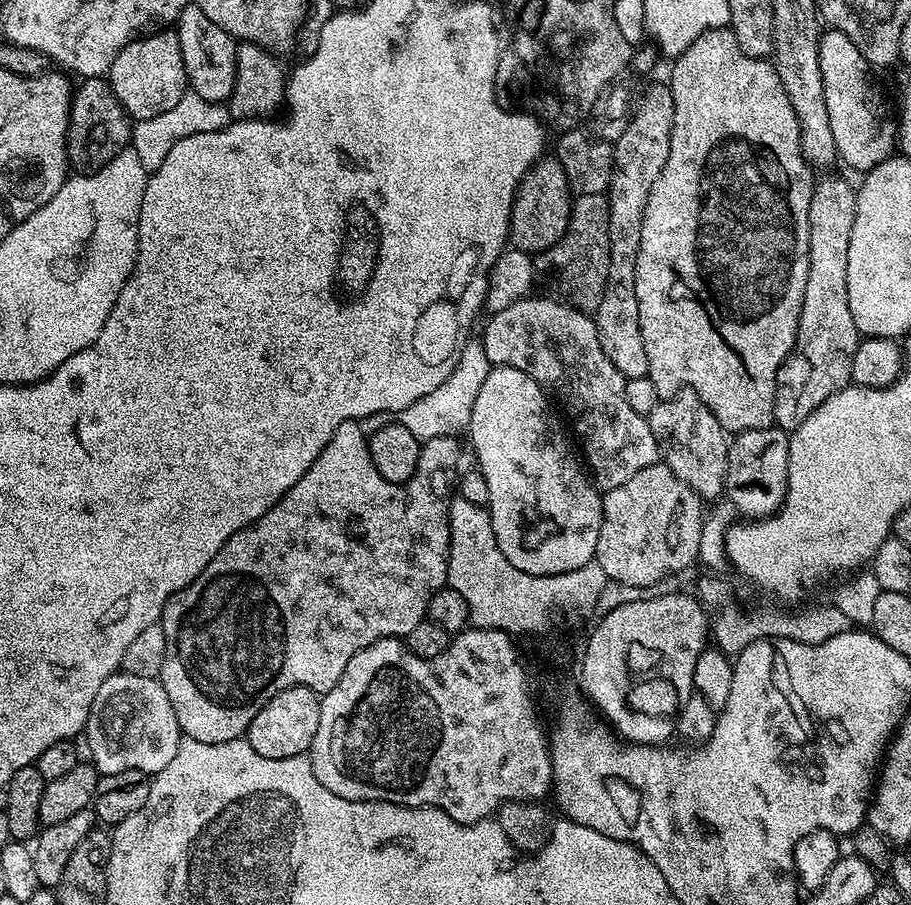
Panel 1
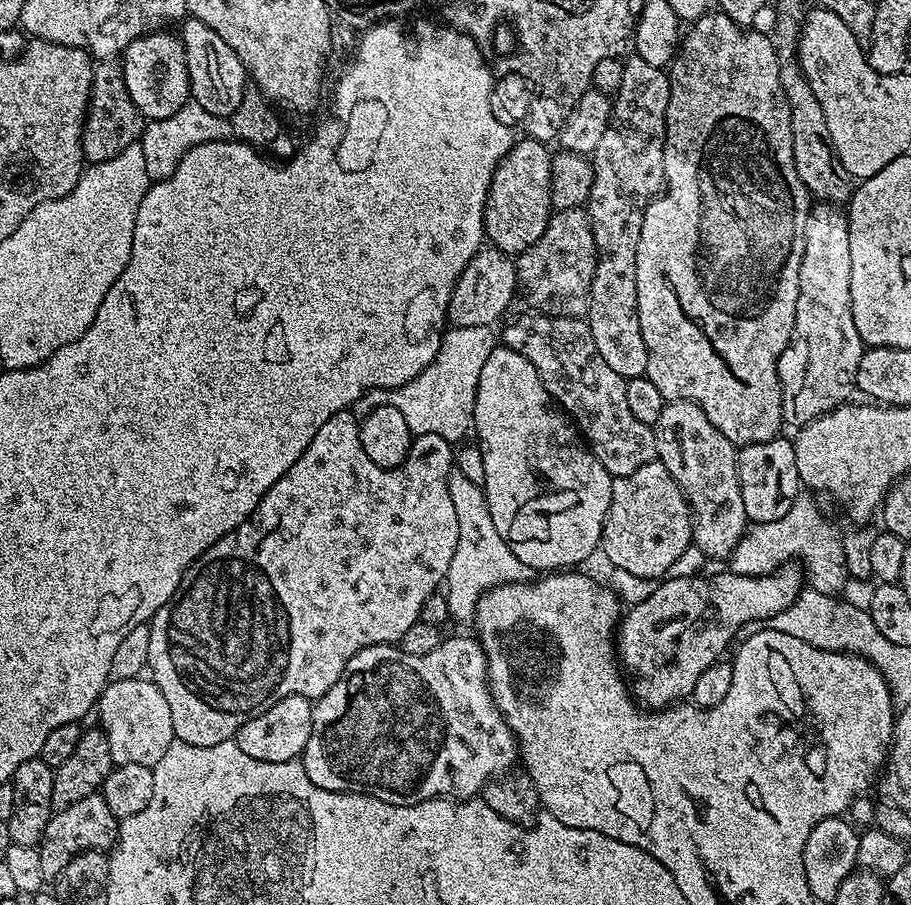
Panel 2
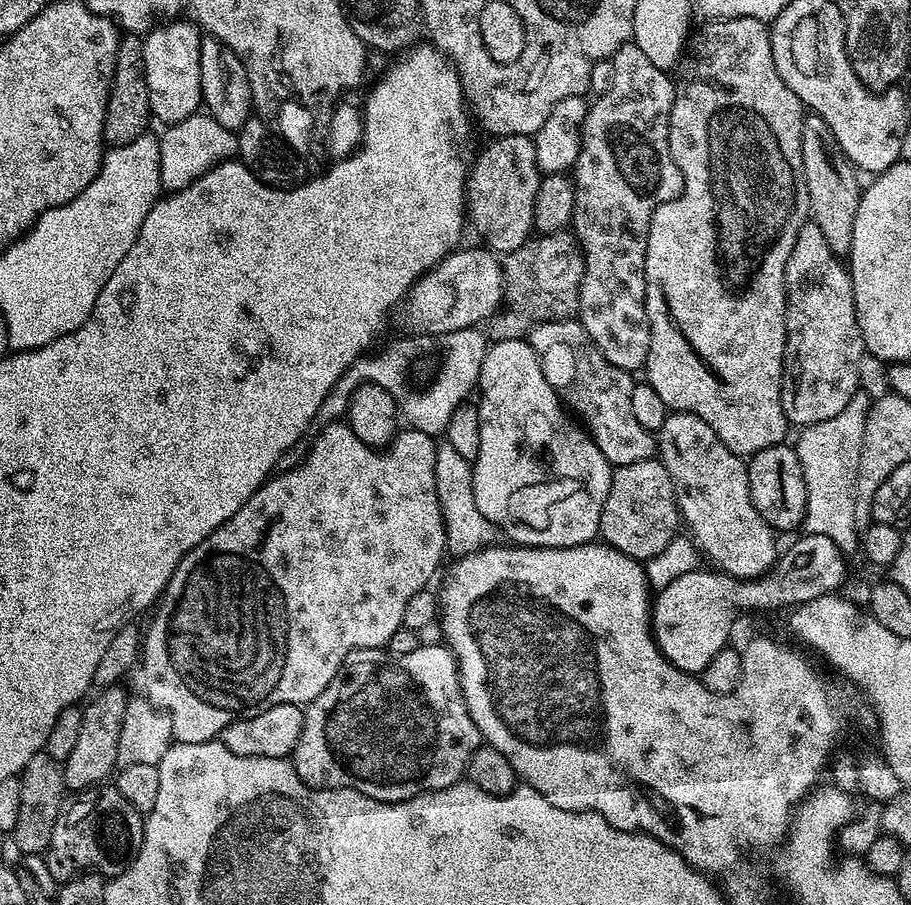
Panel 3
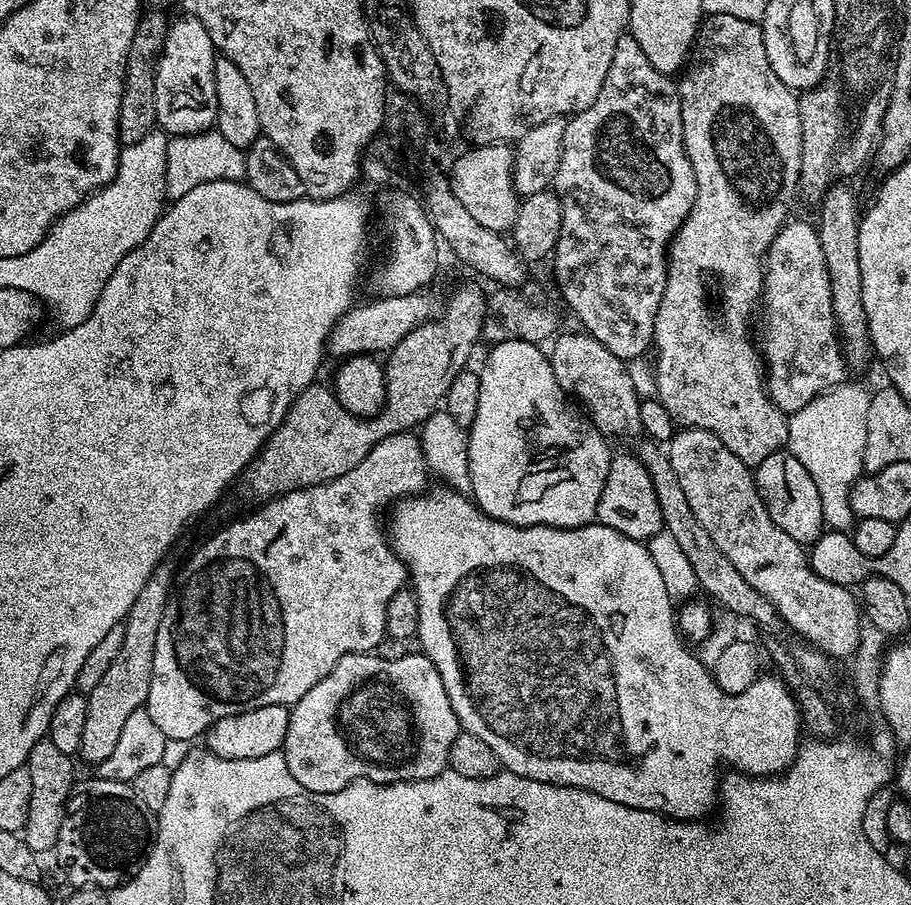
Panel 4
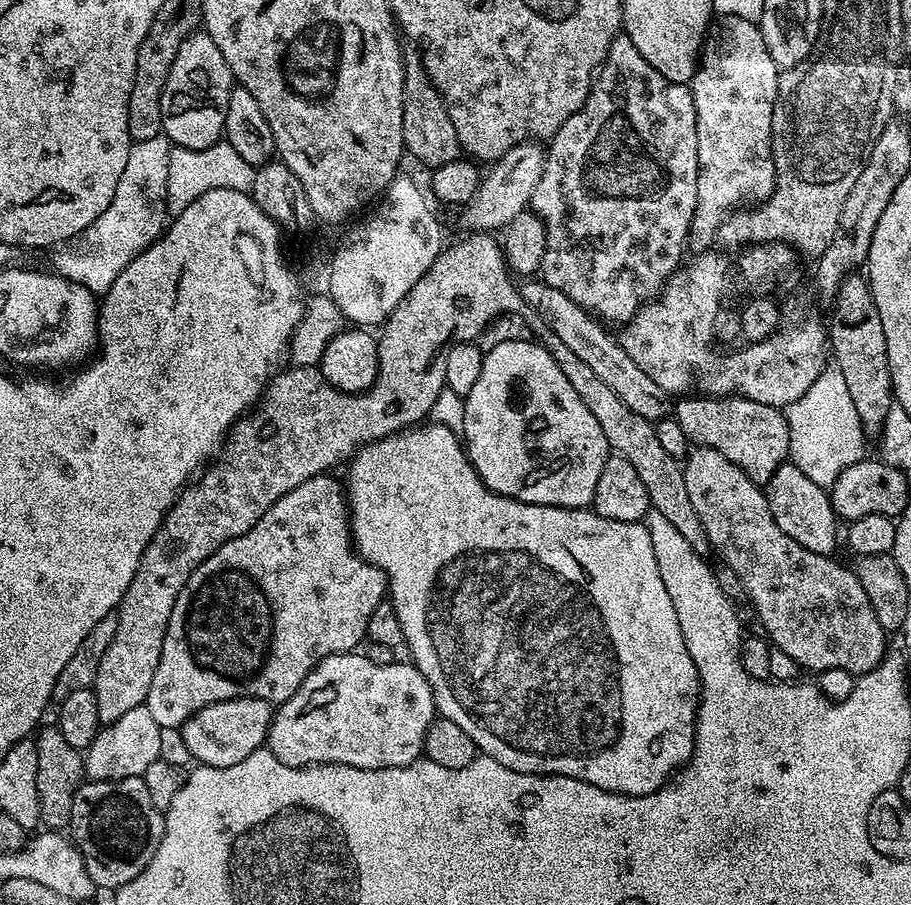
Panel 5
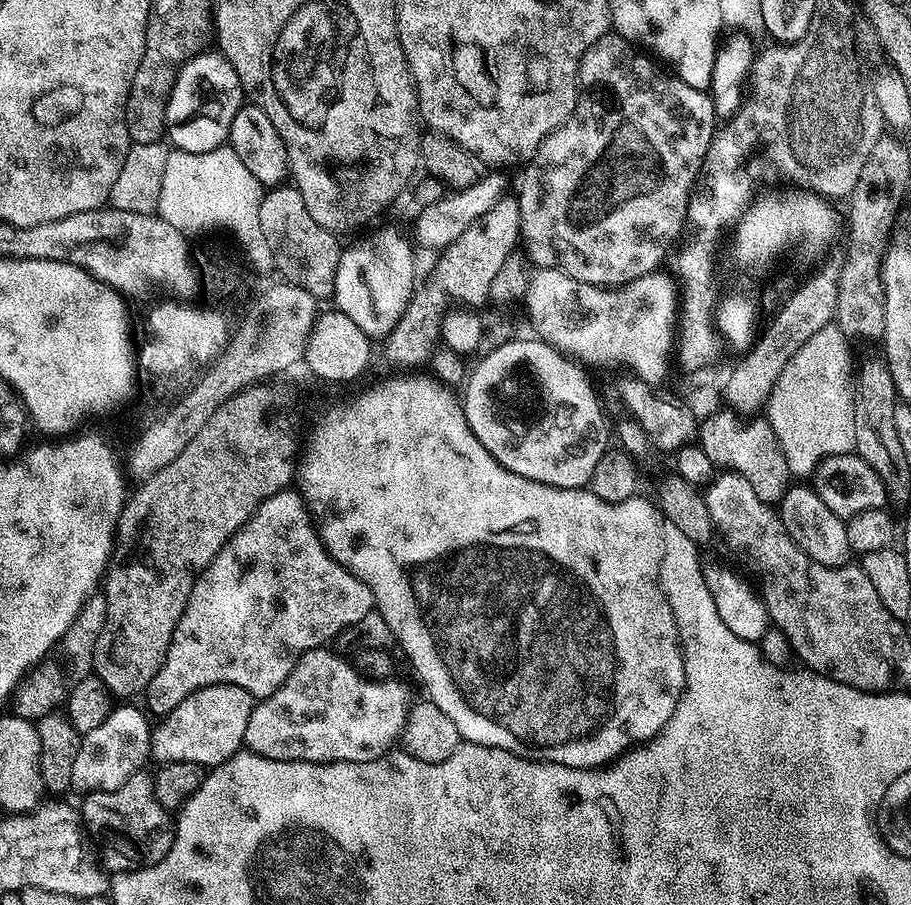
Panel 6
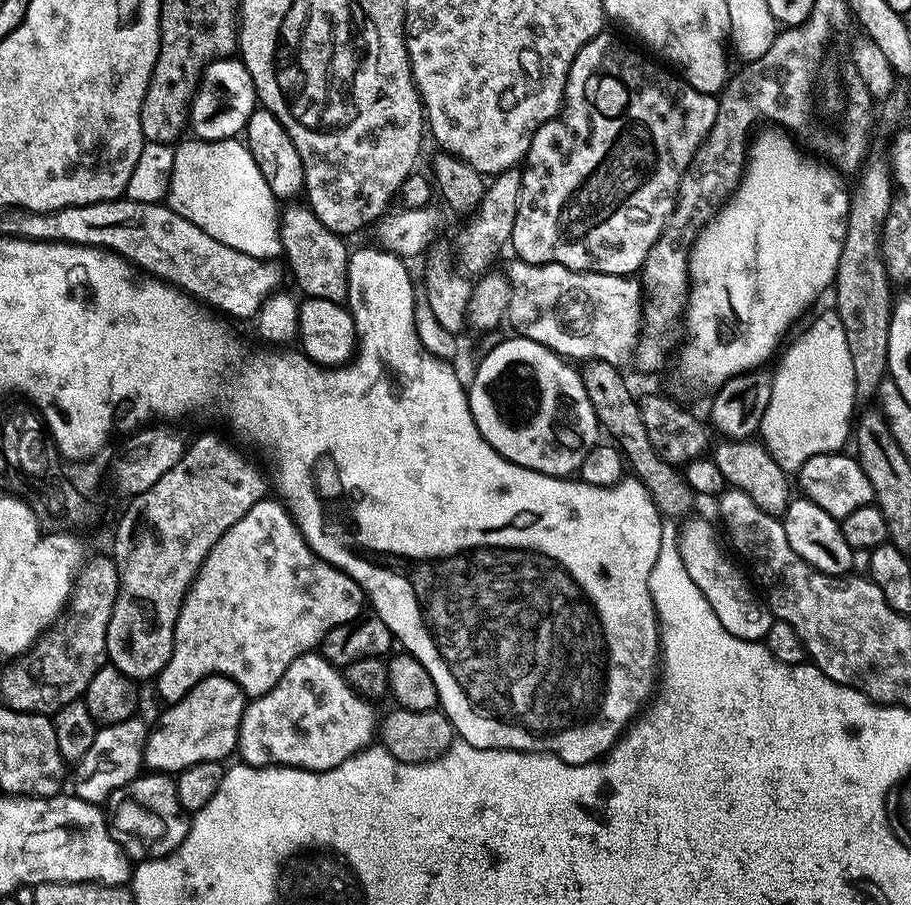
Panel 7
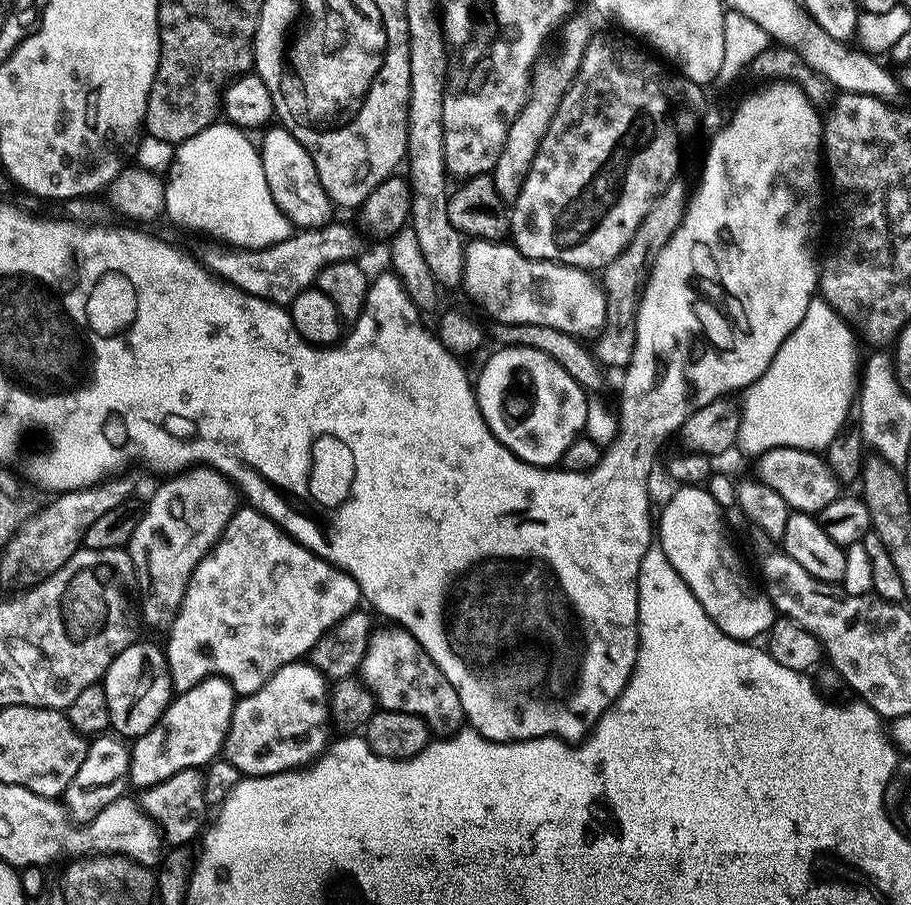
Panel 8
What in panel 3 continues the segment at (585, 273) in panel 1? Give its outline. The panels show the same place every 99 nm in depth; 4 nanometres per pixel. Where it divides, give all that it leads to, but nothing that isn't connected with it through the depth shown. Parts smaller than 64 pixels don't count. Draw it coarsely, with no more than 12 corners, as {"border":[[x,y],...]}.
{"border":[[533,235],[503,257],[504,298],[486,321],[492,344],[571,320],[580,244]]}

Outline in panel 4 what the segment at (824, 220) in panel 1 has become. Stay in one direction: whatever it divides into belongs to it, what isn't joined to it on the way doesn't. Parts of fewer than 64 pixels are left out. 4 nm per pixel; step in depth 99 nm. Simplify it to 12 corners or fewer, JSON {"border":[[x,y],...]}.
{"border":[[811,223],[768,247],[762,355],[785,414],[845,383]]}

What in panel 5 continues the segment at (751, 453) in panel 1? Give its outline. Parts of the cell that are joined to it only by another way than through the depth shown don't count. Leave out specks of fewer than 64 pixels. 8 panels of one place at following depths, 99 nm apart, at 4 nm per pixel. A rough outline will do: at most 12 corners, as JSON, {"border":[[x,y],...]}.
{"border":[[786,462],[766,485],[782,534],[832,556],[832,497]]}

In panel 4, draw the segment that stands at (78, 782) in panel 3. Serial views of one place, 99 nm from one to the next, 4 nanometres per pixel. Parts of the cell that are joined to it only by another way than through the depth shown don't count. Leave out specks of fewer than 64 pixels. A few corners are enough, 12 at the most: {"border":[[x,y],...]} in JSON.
{"border":[[161,562],[122,623],[122,650],[86,695],[78,753],[98,766],[148,703],[174,588]]}

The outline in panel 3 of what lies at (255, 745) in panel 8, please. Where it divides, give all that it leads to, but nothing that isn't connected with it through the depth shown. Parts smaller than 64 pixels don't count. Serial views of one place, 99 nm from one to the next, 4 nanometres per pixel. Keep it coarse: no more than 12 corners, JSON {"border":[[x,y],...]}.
{"border":[[363,648],[304,708],[312,788],[397,804],[482,737],[456,655]]}

